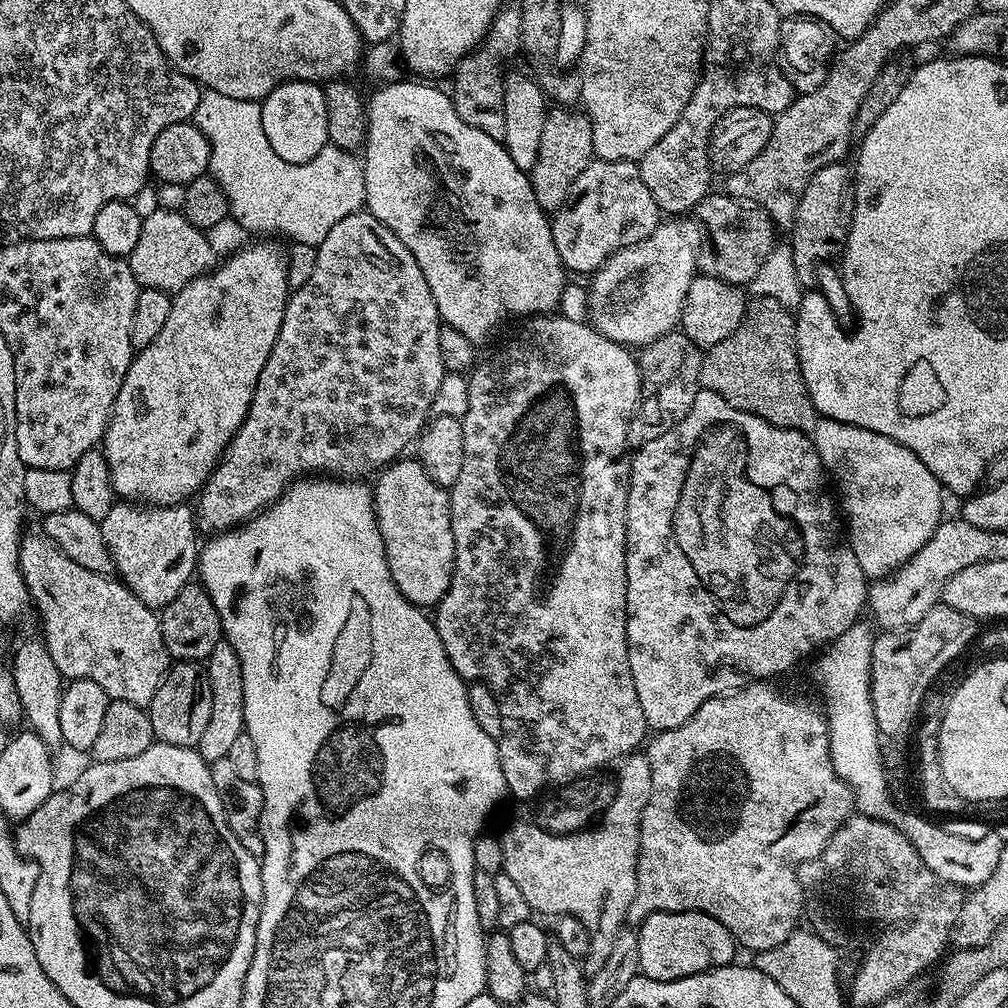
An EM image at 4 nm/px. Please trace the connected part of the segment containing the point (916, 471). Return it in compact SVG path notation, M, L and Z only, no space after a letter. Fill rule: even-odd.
M820 418L810 435L812 445L818 450L818 458L822 458L824 470L835 491L839 493L842 516L847 524L846 535L852 544L854 558L858 558L858 566L862 566L865 576L869 578L891 576L911 556L918 554L922 546L926 546L926 542L939 526L942 519L940 507L944 504L940 497L940 481L934 478L934 474L930 474L930 470L926 470L924 463L909 448L894 442L894 438L874 434L874 430L862 430L846 422Z

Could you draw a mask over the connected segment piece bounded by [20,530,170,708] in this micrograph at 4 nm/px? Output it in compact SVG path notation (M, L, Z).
M36 530L20 541L20 573L34 608L40 611L44 623L42 639L48 647L54 666L69 681L93 680L106 690L109 700L134 702L134 706L147 708L158 686L164 681L170 667L170 657L162 642L159 615L123 583L111 575L86 570L66 554L43 531Z

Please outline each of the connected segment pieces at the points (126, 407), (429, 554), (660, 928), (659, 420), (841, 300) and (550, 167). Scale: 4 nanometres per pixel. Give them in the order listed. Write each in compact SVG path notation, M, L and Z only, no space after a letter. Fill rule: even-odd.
M264 238L256 243L260 244L250 245L249 243L240 248L239 251L229 255L219 266L207 272L205 276L194 278L194 282L190 282L182 291L175 293L172 296L170 315L166 317L166 323L162 325L158 338L154 338L150 346L139 349L133 355L132 365L124 375L122 390L118 390L118 398L114 398L114 406L112 413L108 415L108 425L104 430L102 441L102 451L110 466L110 482L114 486L117 497L128 502L139 502L149 506L183 504L191 501L208 481L210 474L216 469L216 464L224 457L224 451L228 449L228 445L236 436L236 431L242 426L252 405L254 386L258 386L258 374L262 374L262 366L266 366L266 358L270 358L270 350L274 350L274 342L282 330L282 318L290 295L288 257L285 249L283 247L280 249L276 245L279 243L272 238Z
M397 459L375 477L372 503L376 506L390 578L394 578L398 590L411 604L428 610L439 604L454 574L450 492L430 478L418 459L408 459Z
M655 912L641 922L636 937L638 938L640 971L643 976L651 980L670 982L678 978L693 976L699 972L708 972L712 968L722 968L737 959L738 945L730 934L730 930L726 930L722 922L701 912Z
M682 330L667 332L662 338L639 349L642 395L636 415L628 423L628 438L633 445L639 446L658 438L658 434L666 434L666 430L686 418L686 410L690 410L694 394L701 390L701 359L702 349Z
M837 162L822 166L806 186L802 202L798 202L796 217L790 229L790 247L794 254L794 270L798 270L798 282L806 290L820 292L826 298L830 310L842 326L853 323L854 309L844 289L838 261L844 255L844 244L852 225L856 209L856 186L854 172L847 163Z
M556 106L546 118L546 126L542 126L542 142L538 144L538 158L530 169L530 179L534 198L538 198L538 206L545 214L554 214L566 202L566 194L570 194L570 186L586 170L586 166L594 159L592 150L592 121L583 111L577 112L568 106Z

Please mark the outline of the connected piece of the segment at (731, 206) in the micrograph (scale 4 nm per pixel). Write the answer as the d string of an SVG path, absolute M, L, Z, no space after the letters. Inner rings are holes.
M719 195L705 196L694 209L694 216L704 223L704 232L708 235L696 253L696 267L703 275L713 276L727 284L751 285L762 262L766 262L772 249L777 247L778 229L763 208L751 202L741 202L735 196Z

